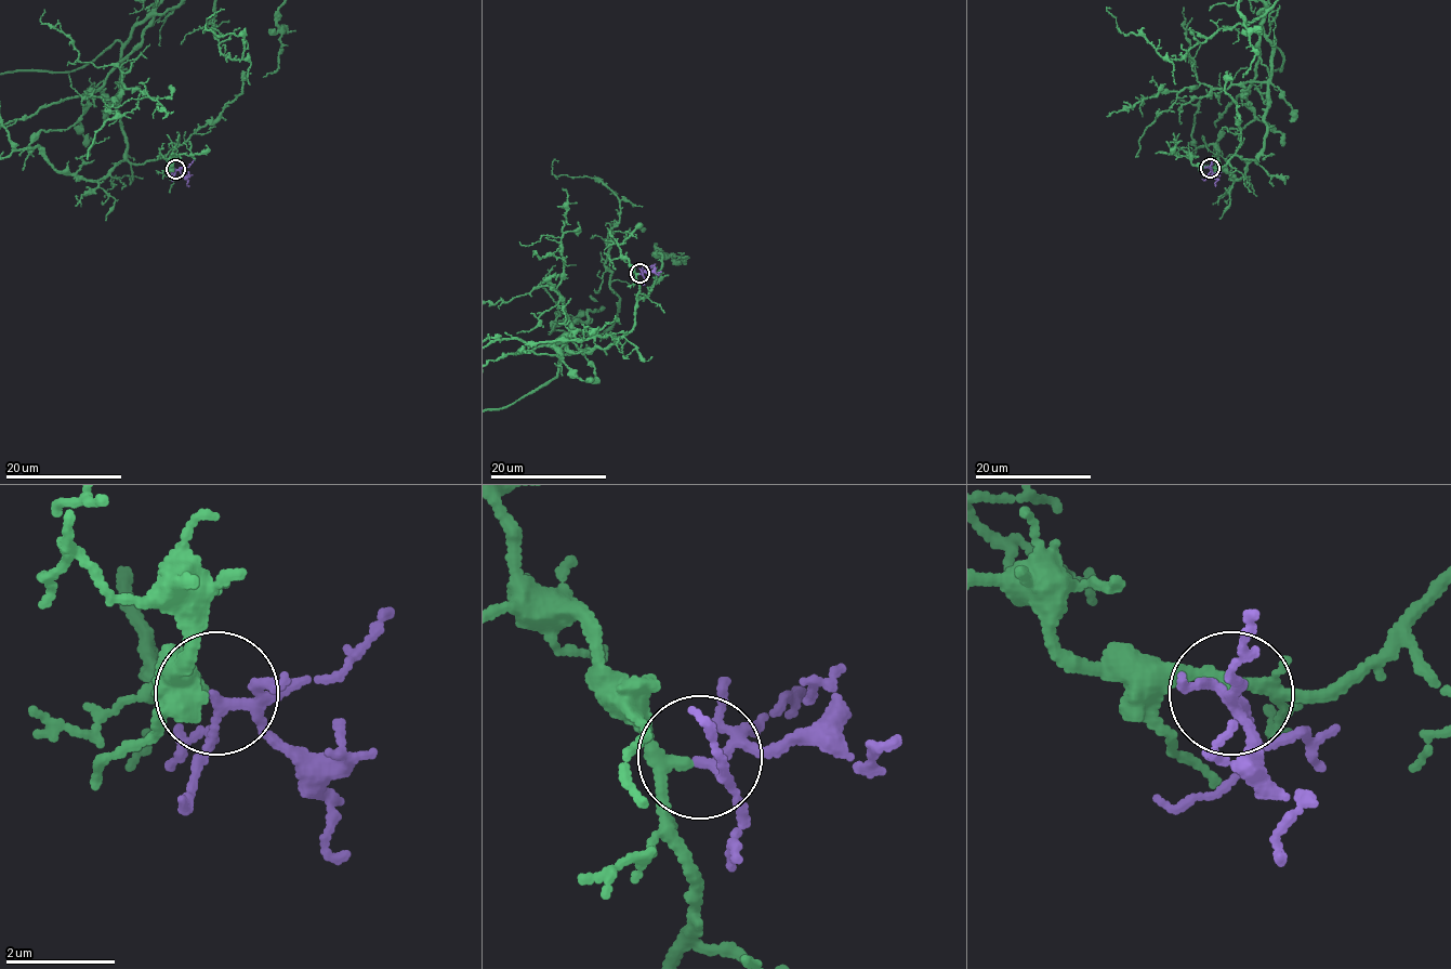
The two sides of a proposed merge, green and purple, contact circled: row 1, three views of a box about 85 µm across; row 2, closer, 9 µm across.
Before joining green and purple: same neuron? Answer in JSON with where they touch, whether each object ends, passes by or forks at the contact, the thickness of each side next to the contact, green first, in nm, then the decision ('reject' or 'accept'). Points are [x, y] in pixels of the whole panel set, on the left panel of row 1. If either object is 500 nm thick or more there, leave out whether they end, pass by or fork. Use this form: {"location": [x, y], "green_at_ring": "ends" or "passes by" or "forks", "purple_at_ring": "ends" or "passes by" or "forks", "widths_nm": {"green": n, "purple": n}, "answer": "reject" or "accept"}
{"location": [175, 169], "green_at_ring": "passes by", "purple_at_ring": "forks", "widths_nm": {"green": 190, "purple": 120}, "answer": "accept"}

